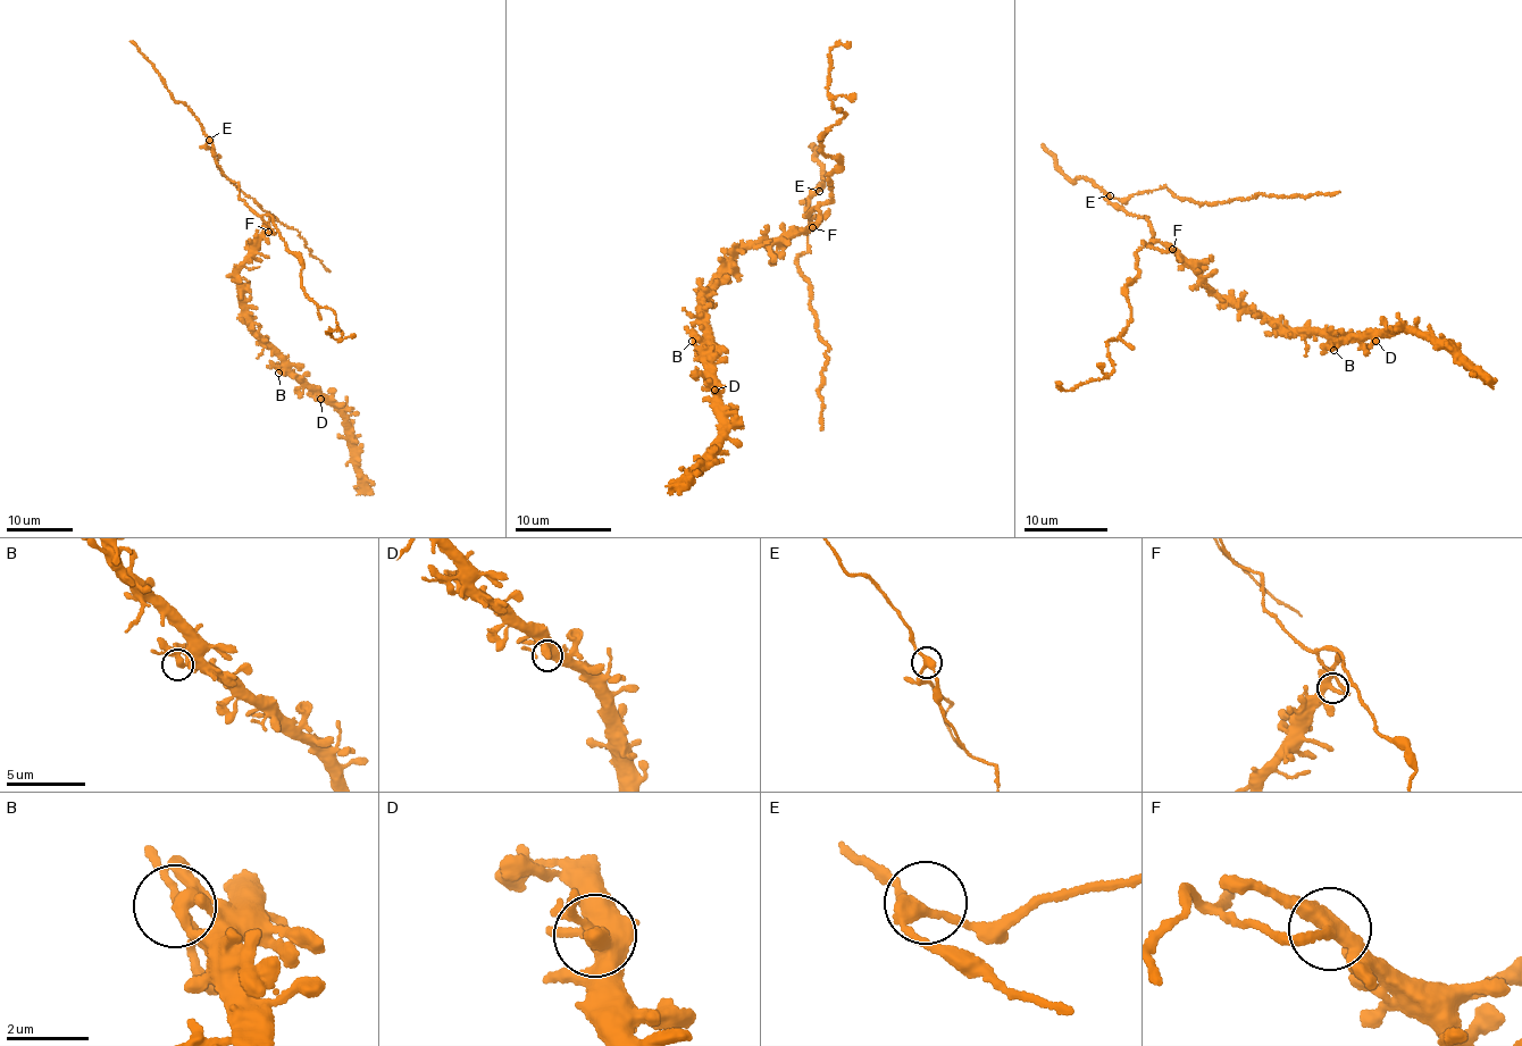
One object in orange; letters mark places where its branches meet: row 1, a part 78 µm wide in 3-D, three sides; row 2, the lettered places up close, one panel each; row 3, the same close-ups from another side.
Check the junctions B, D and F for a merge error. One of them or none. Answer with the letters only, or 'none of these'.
F

